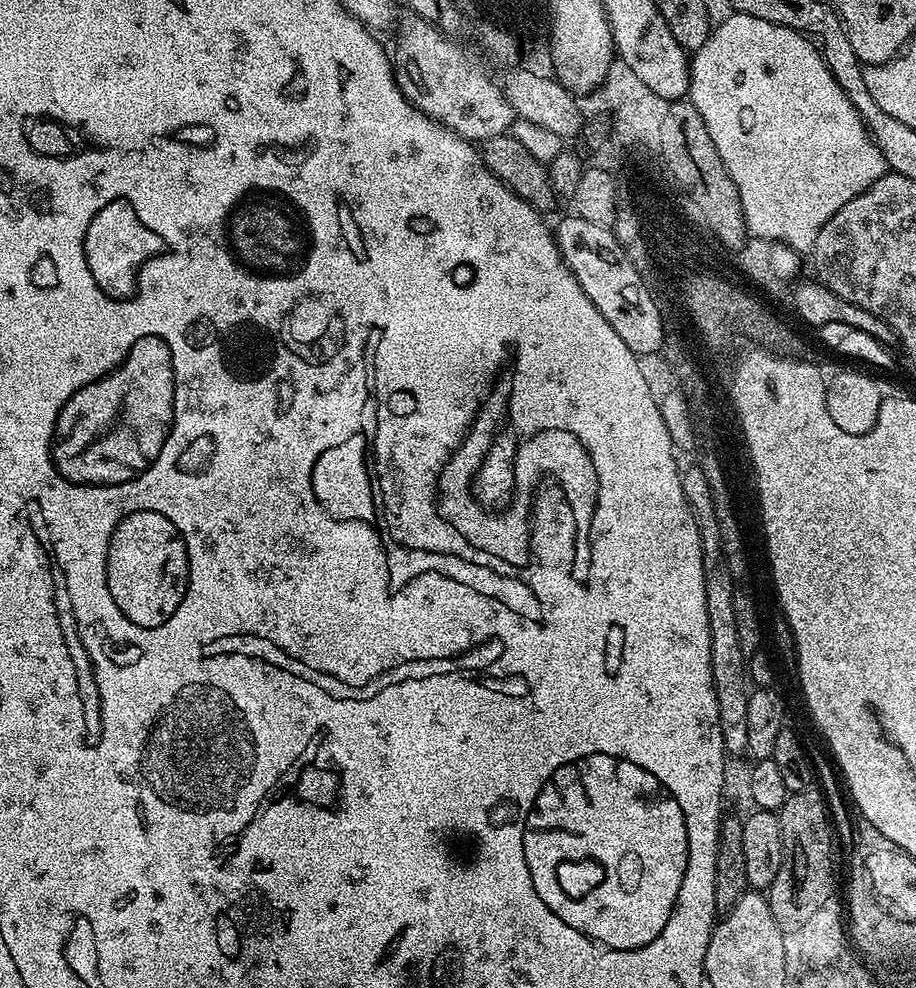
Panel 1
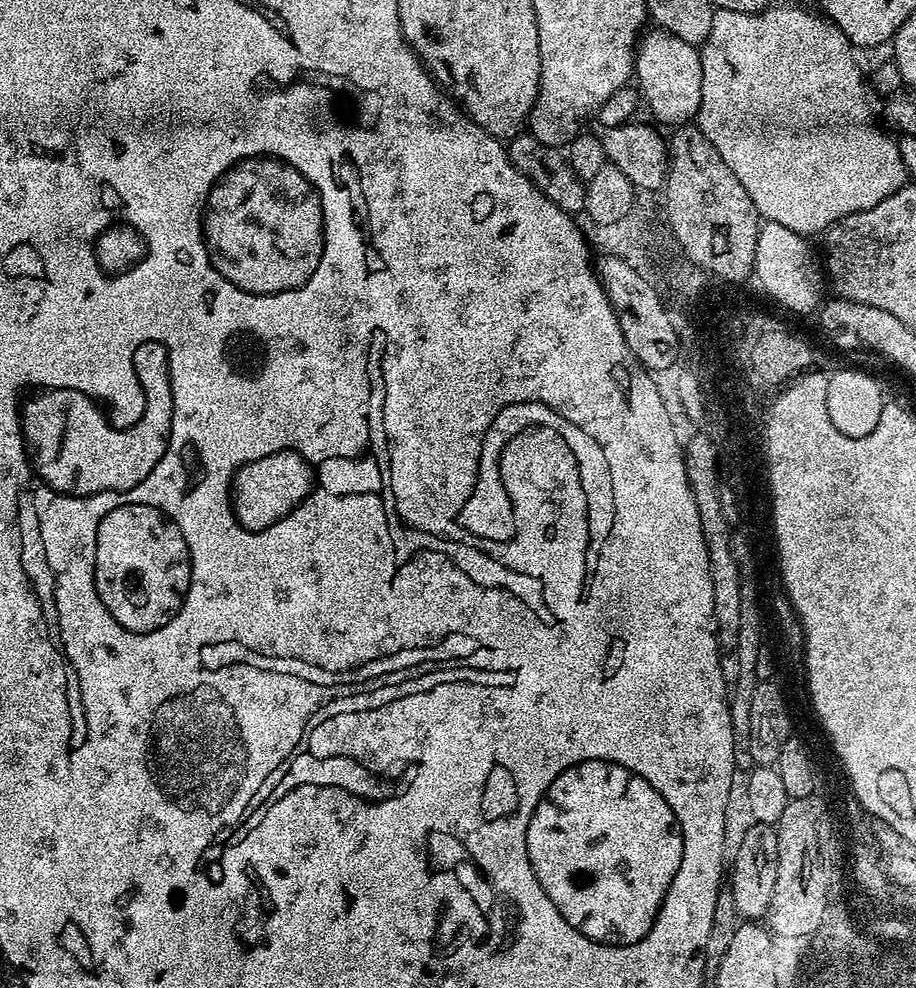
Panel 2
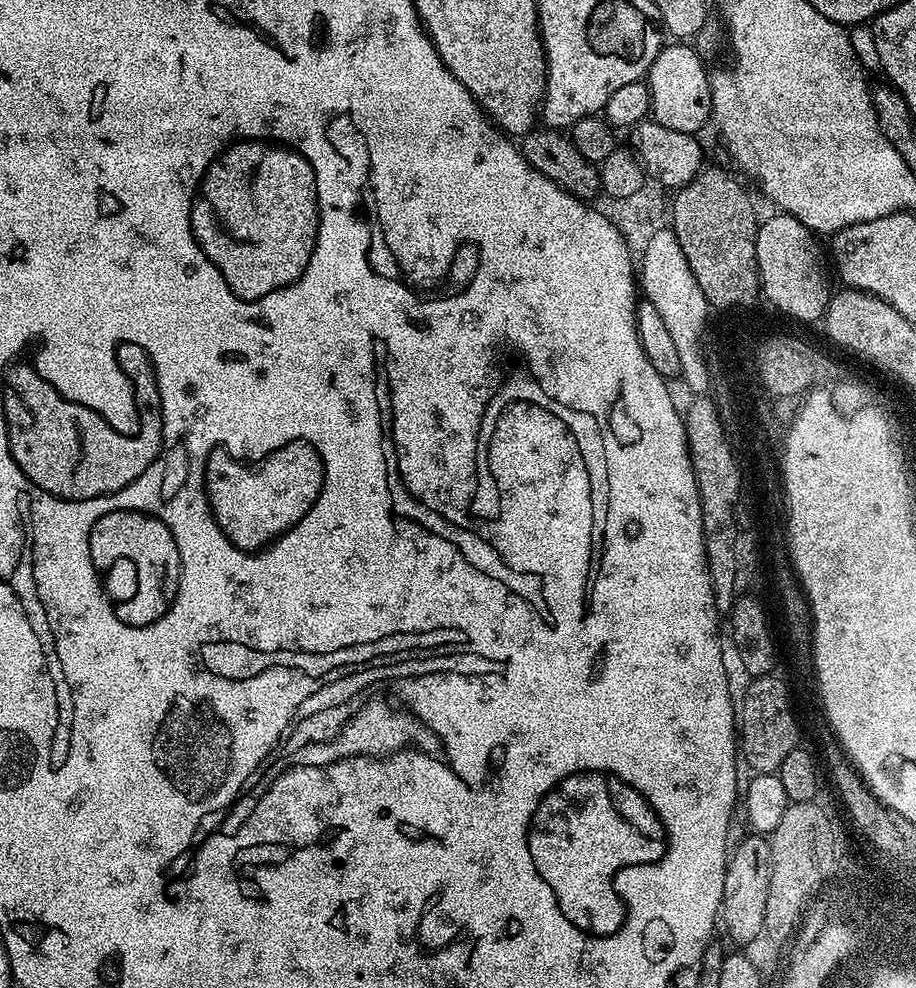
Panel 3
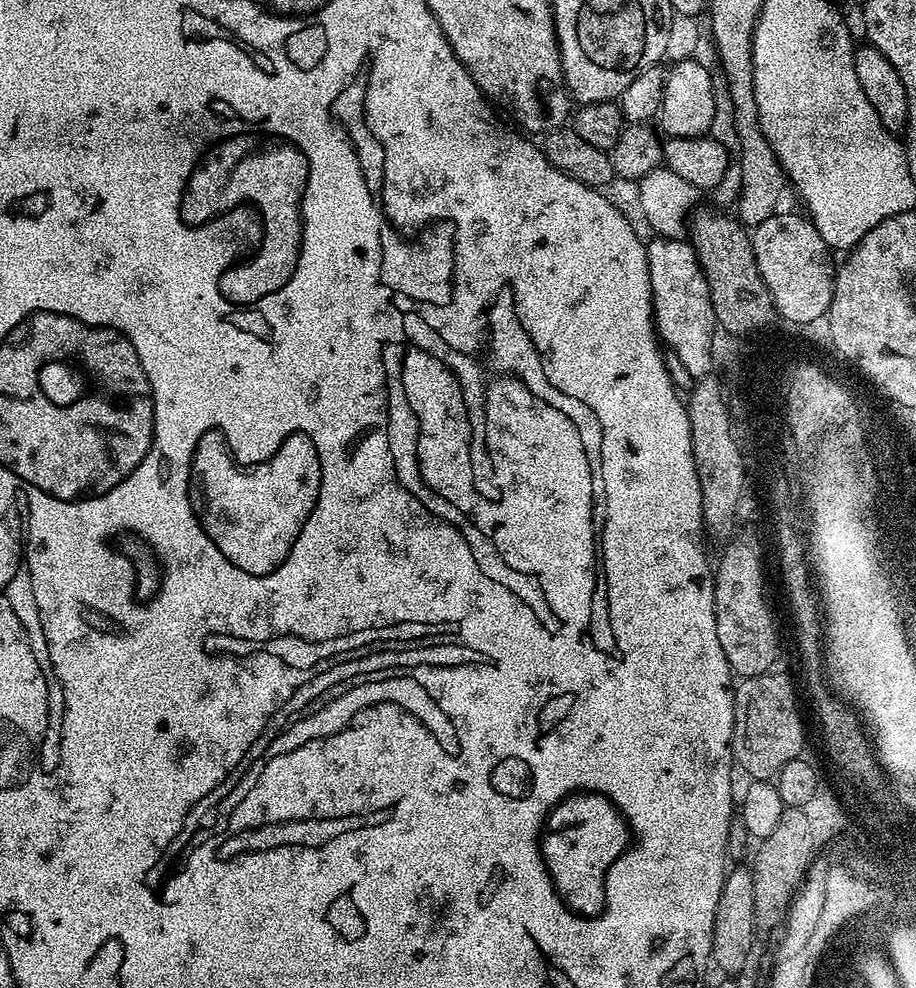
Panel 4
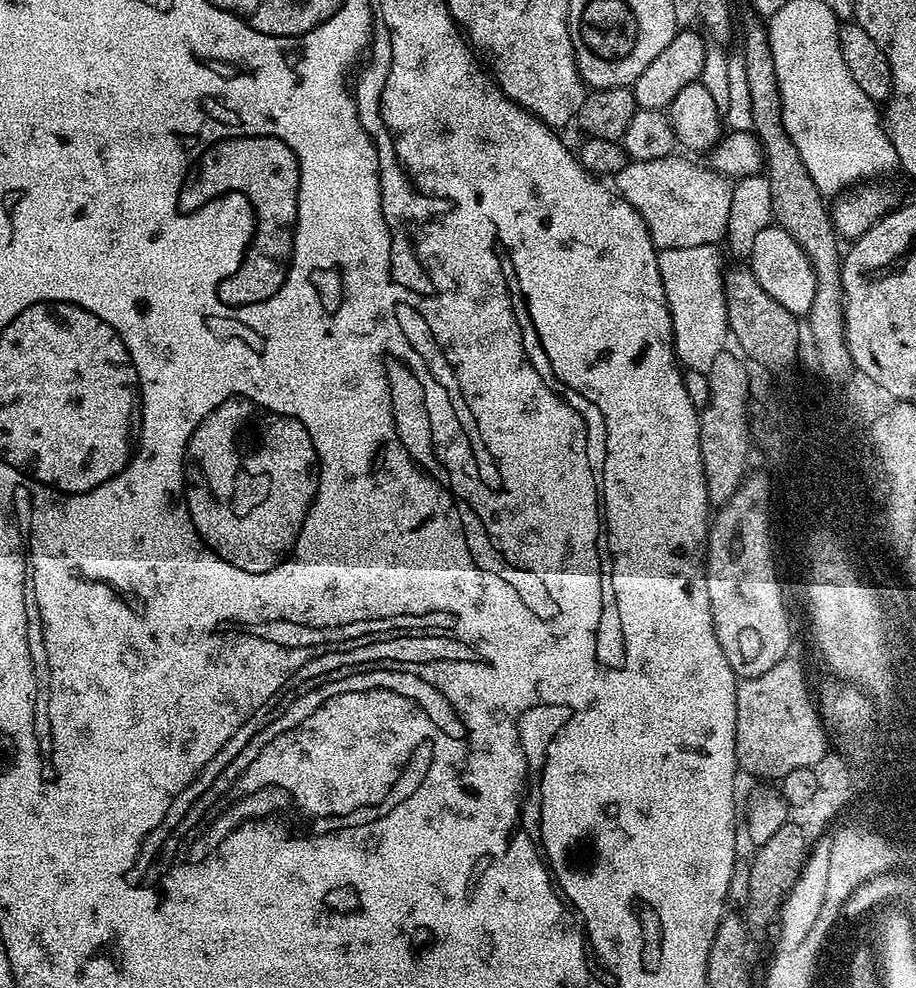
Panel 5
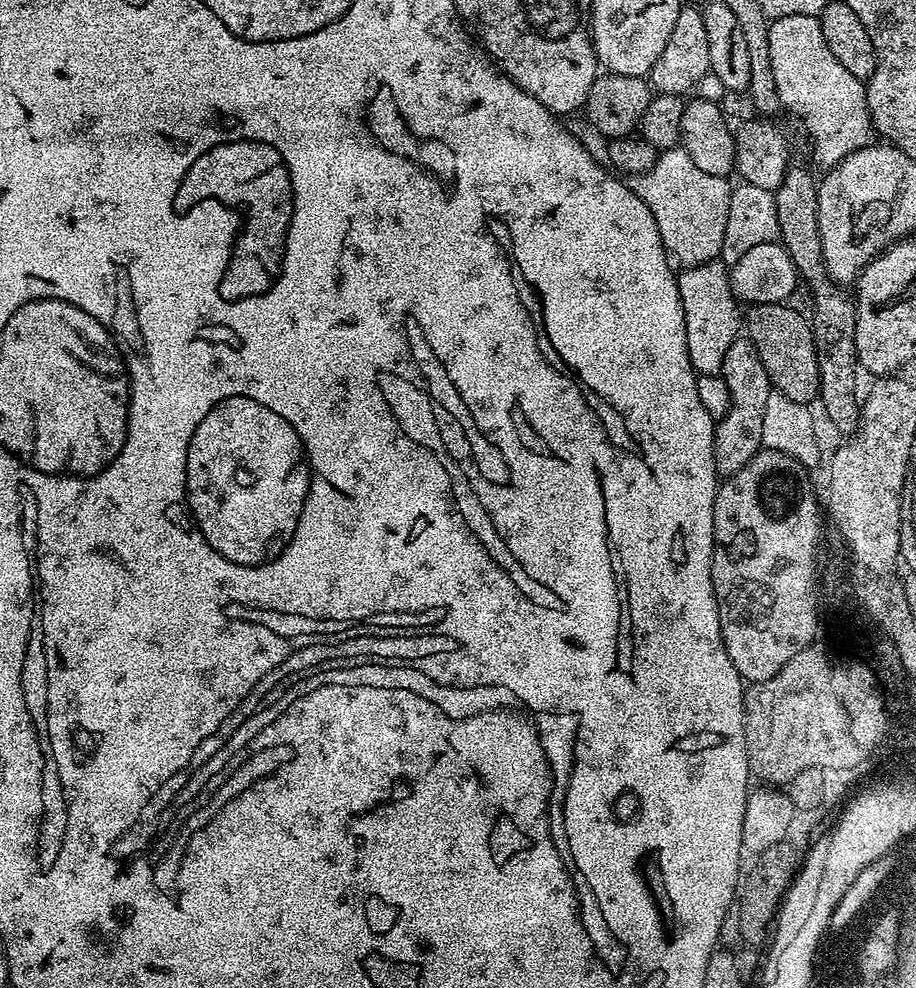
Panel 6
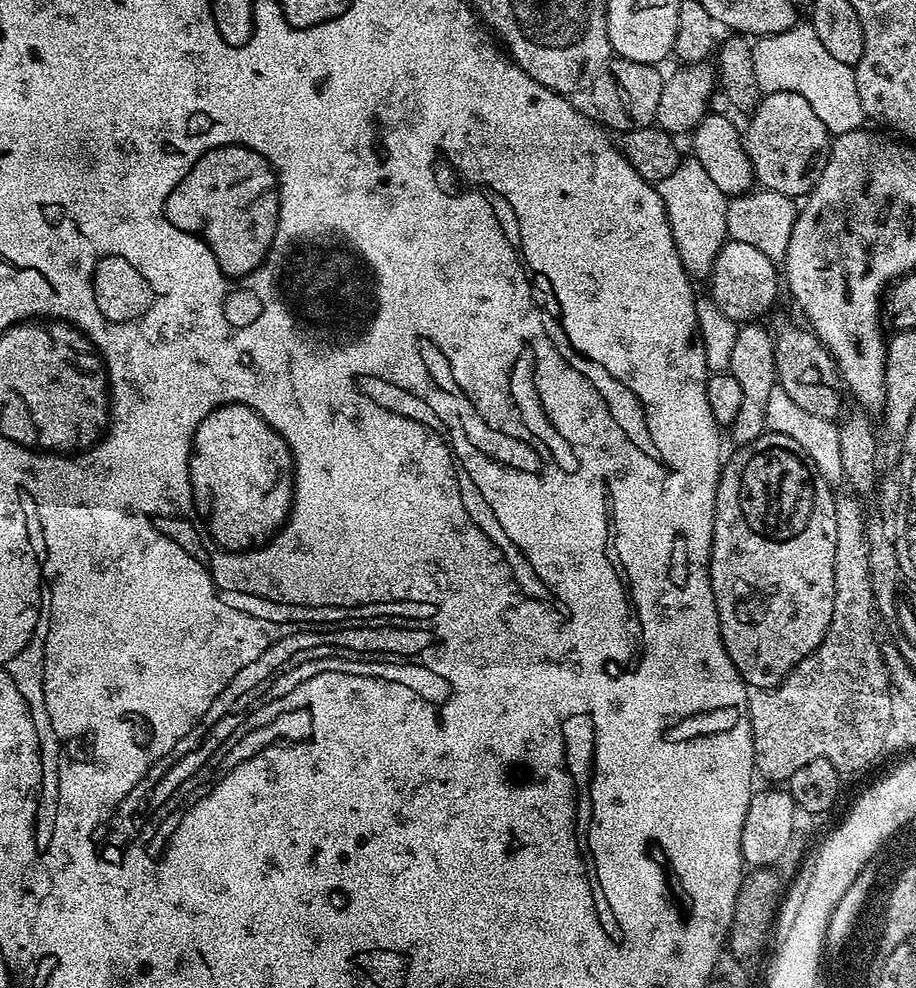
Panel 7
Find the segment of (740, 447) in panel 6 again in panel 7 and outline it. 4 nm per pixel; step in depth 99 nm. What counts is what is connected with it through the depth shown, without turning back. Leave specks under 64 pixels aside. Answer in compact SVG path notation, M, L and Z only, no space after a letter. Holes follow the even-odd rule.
M744 322L736 329L734 350L730 354L728 372L734 376L742 389L742 406L730 427L733 445L739 446L754 442L766 430L766 405L770 390L777 386L774 366L774 336L767 332L760 322Z

